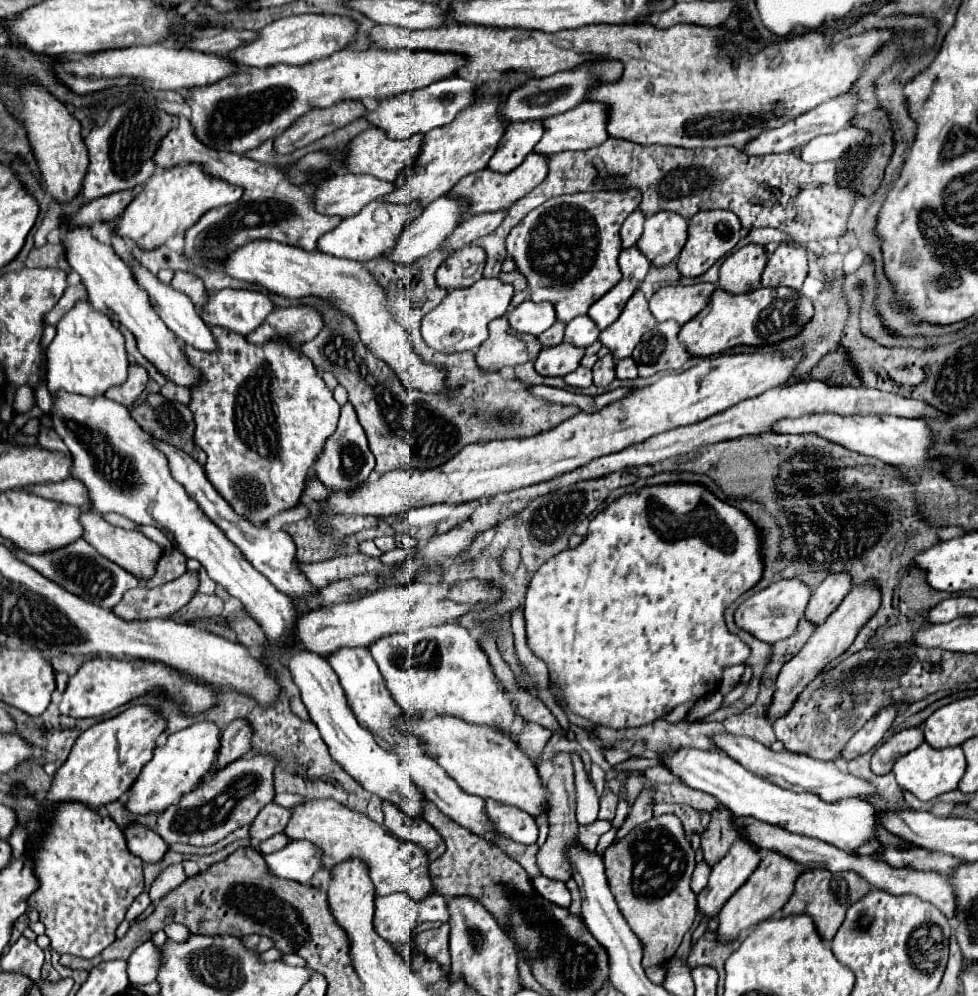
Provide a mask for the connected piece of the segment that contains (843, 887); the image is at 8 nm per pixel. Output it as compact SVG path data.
M809 869L805 873L801 873L795 881L795 893L791 895L791 899L787 901L787 905L783 907L783 915L793 915L793 913L805 913L809 917L813 917L819 935L823 937L823 941L831 941L833 935L837 933L837 929L841 927L847 909L859 899L863 897L867 891L871 889L871 885L867 881L863 881L861 875L857 875L855 871L841 871L841 873L827 873L827 869Z

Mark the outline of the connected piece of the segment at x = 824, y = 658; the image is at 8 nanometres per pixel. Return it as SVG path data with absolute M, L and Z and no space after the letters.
M859 585L859 589L849 591L849 595L835 609L835 613L831 613L831 617L827 617L827 621L813 631L813 635L803 645L803 649L795 655L795 659L791 659L789 663L785 663L781 667L777 683L775 683L773 701L767 707L767 719L771 723L777 721L779 717L785 717L789 713L791 705L801 695L801 691L825 669L825 665L849 649L849 645L855 639L855 633L863 627L863 621L867 621L867 617L871 617L871 613L875 613L875 609L879 609L879 593L875 593L875 589L863 589L863 585Z

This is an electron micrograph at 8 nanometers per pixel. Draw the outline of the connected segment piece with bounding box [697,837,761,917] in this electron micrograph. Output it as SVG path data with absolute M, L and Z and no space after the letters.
M737 837L727 857L711 869L709 883L697 897L699 913L703 917L715 917L725 901L751 877L751 873L759 865L759 859L761 857L755 847L747 845L747 841Z

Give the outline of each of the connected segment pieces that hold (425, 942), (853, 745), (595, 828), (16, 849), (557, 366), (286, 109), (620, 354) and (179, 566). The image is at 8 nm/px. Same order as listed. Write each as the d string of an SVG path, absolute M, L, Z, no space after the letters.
M443 923L439 929L431 929L417 934L414 938L416 950L430 960L445 968L449 959L449 923Z
M883 709L881 713L877 713L867 725L863 725L863 729L859 729L847 741L847 745L843 747L839 757L843 757L845 761L851 761L851 759L867 753L869 749L873 749L883 739L887 729L891 727L895 715L897 715L897 709Z
M595 821L593 825L587 825L587 827L581 827L581 837L579 837L579 843L585 851L593 853L595 847L597 847L597 841L603 833L607 833L611 829L611 823L609 821Z
M17 825L9 837L9 845L13 847L13 857L21 857L23 849L25 849L25 841L27 841L27 827Z
M561 343L555 347L543 347L535 361L535 371L543 377L565 377L567 373L579 367L579 361L583 359L583 355L585 355L585 349L579 349L567 343Z
M367 49L367 51L339 51L339 53L333 53L325 59L319 59L319 61L313 61L313 63L305 63L305 65L273 65L273 67L267 67L267 69L239 69L235 71L233 75L217 81L217 83L211 83L211 85L203 85L203 87L193 87L193 89L187 89L187 97L185 97L185 103L191 107L191 127L195 131L195 137L215 149L215 151L229 151L229 153L237 153L237 155L243 155L255 147L259 147L263 141L267 139L275 139L279 133L283 133L285 129L289 129L299 117L303 117L307 111L311 109L327 109L331 107L333 103L337 101L363 101L365 97L369 99L383 99L383 97L393 97L393 95L399 95L399 93L405 93L405 91L413 91L413 89L423 89L435 81L441 81L441 79L447 79L449 75L453 75L461 65L465 65L465 59L459 57L459 55L443 55L443 53L427 53L427 51L381 51L381 49Z
M639 289L631 295L619 319L599 333L599 341L607 349L611 349L613 357L619 361L619 359L629 357L635 345L641 341L643 333L651 331L655 325L657 321L651 317L649 303L643 291Z
M175 547L167 549L163 553L163 557L159 559L159 573L157 573L157 577L161 579L161 583L173 581L173 579L181 577L185 571L187 571L187 559Z

